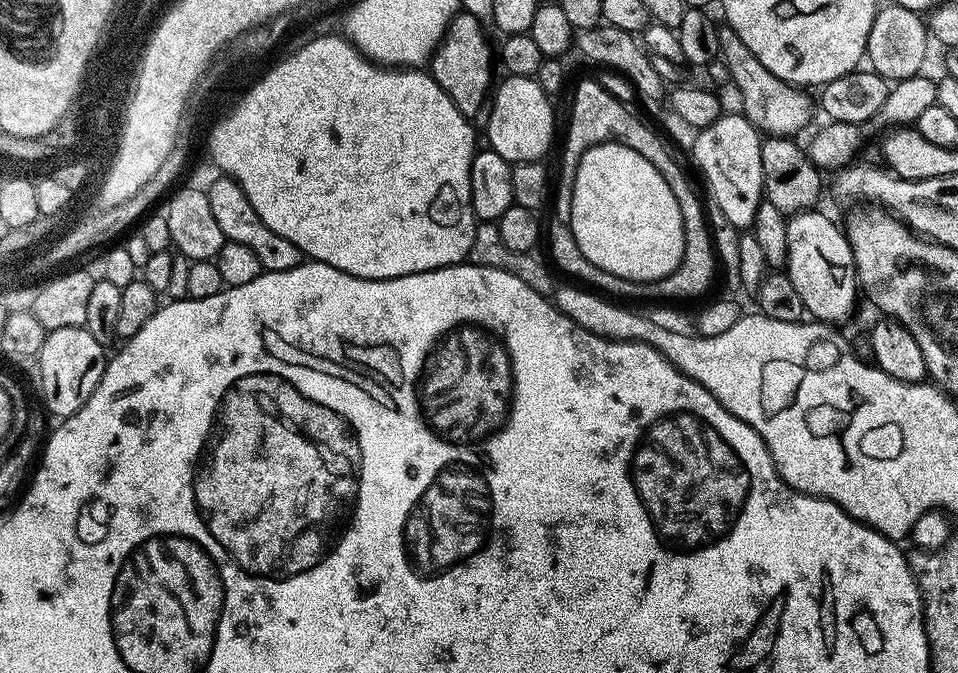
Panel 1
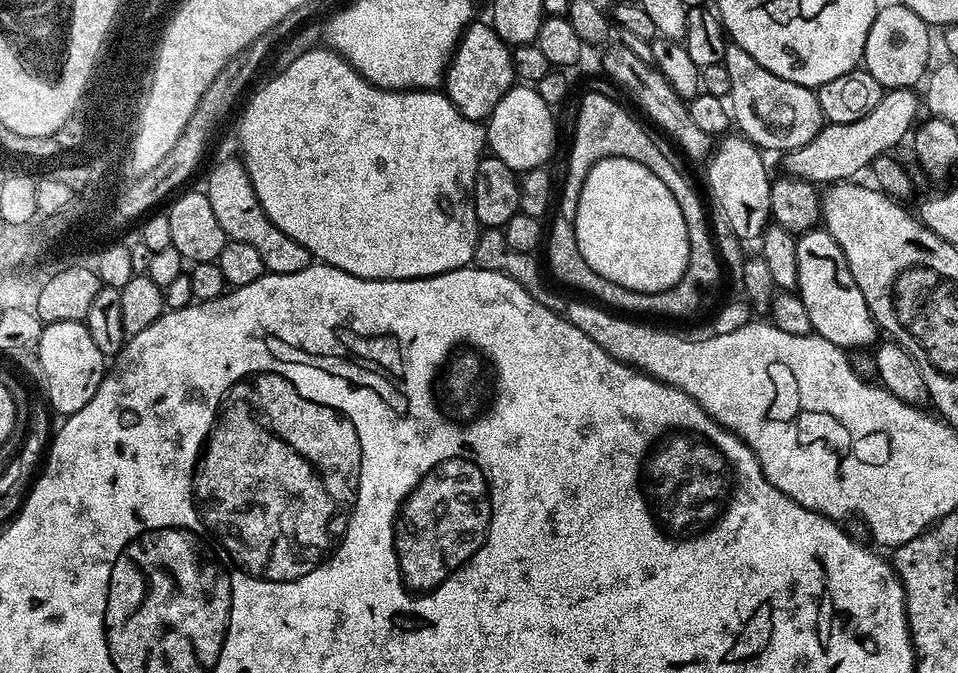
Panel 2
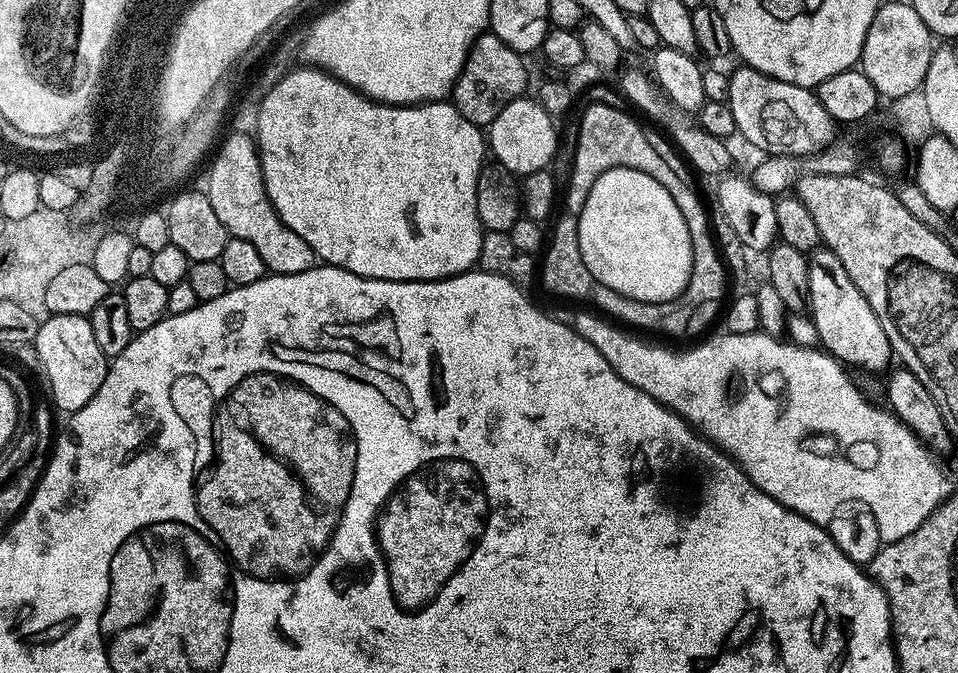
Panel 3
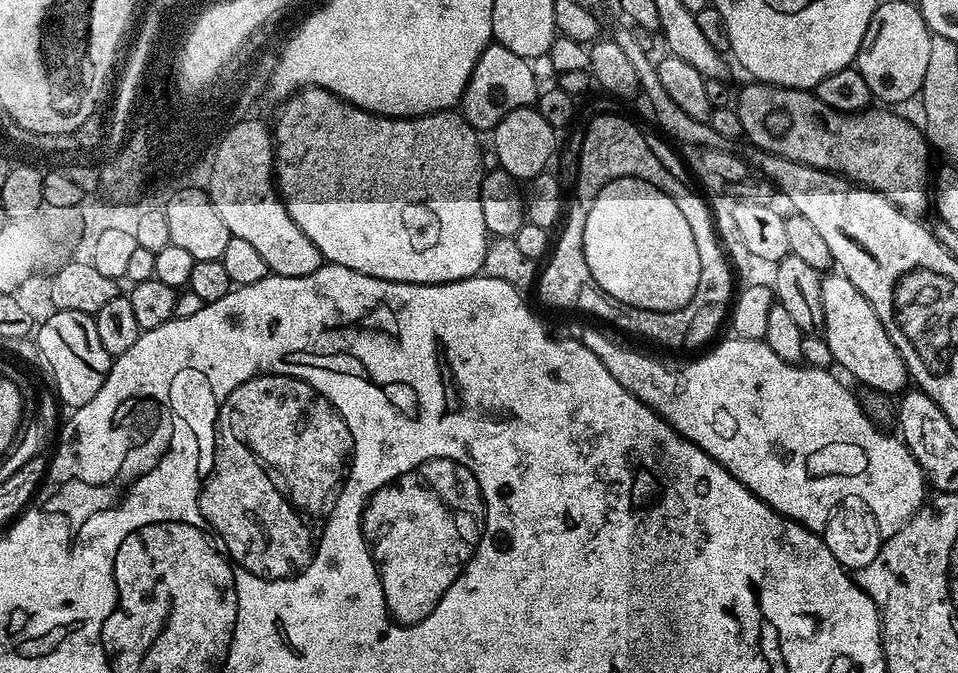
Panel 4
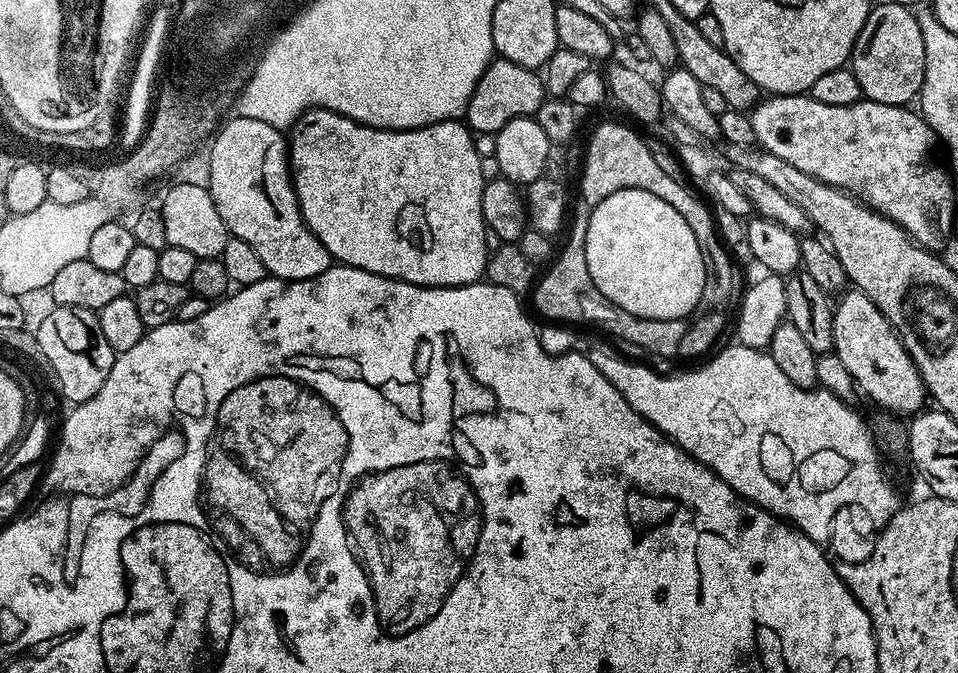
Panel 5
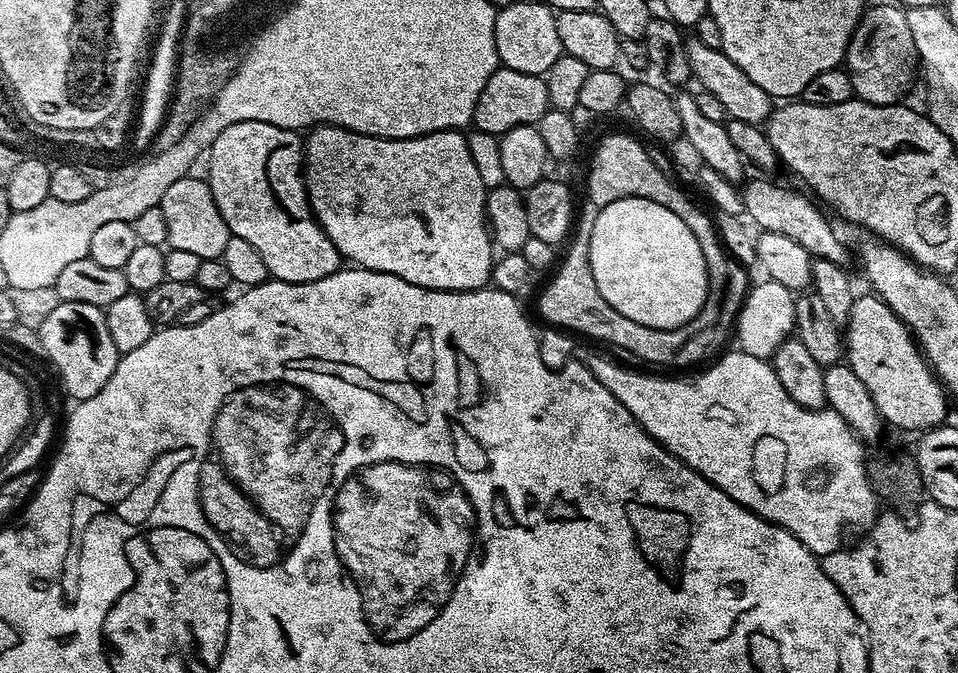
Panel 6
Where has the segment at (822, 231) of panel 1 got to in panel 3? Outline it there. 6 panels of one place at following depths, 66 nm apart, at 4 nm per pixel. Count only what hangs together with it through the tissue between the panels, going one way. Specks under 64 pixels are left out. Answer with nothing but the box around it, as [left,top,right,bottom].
[808,247,894,372]

